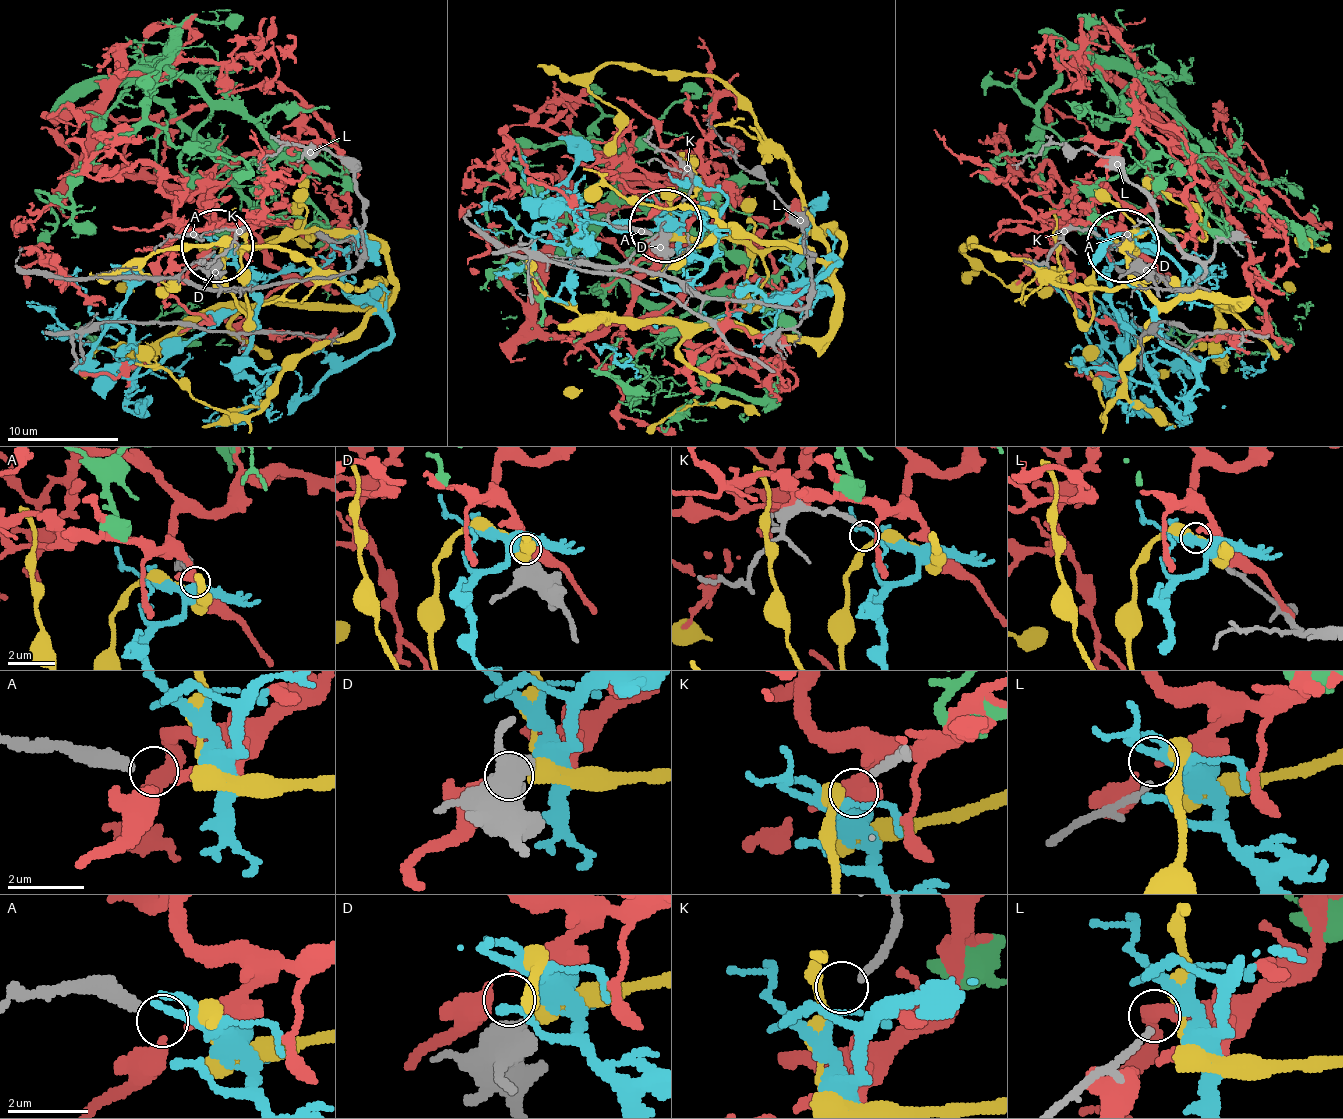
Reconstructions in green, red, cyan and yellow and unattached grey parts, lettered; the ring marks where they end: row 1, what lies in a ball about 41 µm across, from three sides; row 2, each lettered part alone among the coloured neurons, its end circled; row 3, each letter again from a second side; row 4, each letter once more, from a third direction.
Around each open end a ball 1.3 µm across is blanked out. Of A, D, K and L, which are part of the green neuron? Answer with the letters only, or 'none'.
none

